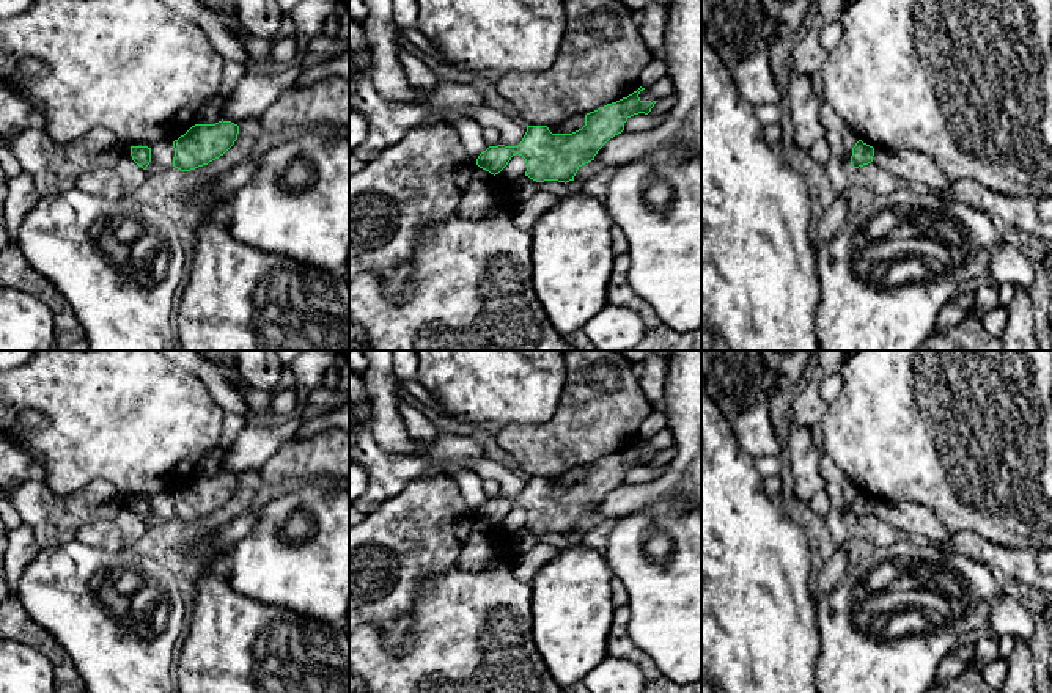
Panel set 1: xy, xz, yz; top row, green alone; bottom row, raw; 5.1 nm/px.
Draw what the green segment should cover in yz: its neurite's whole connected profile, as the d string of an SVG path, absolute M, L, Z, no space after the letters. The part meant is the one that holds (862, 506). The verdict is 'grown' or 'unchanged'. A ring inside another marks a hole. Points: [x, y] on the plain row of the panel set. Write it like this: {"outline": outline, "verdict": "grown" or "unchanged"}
{"outline": "M859 492L852 500L851 520L859 520L873 514L874 500Z", "verdict": "unchanged"}

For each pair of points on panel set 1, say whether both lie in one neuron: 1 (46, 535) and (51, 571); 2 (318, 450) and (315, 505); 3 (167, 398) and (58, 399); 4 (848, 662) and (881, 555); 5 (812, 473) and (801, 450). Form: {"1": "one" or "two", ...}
{"1": "two", "2": "two", "3": "one", "4": "one", "5": "one"}

